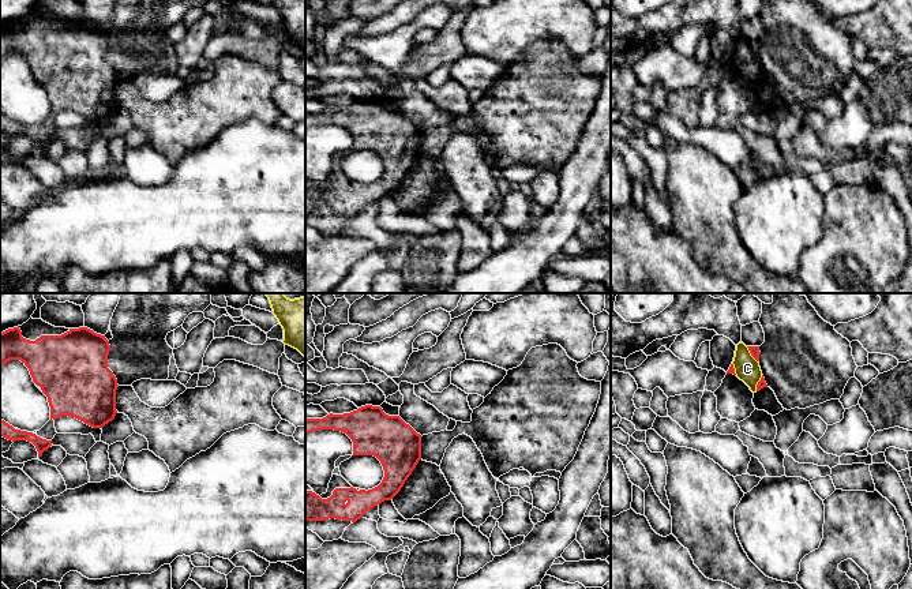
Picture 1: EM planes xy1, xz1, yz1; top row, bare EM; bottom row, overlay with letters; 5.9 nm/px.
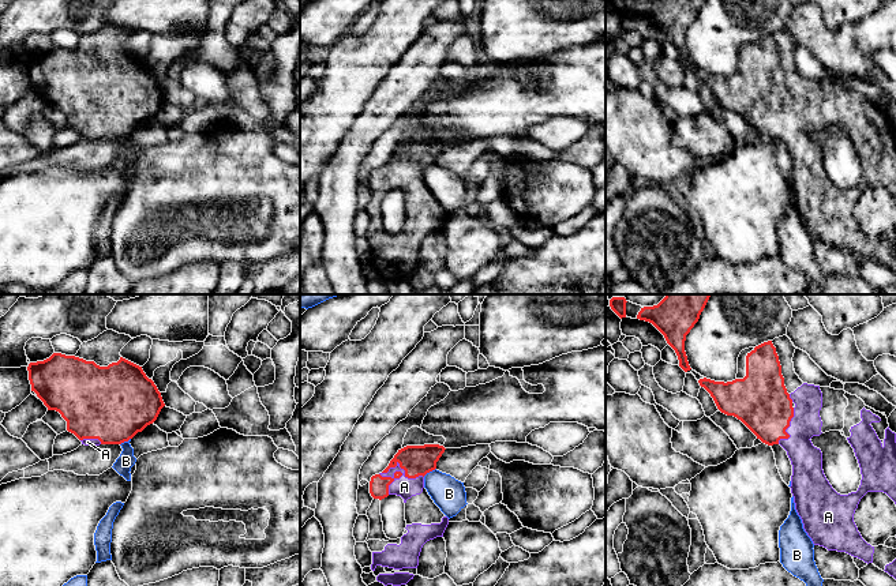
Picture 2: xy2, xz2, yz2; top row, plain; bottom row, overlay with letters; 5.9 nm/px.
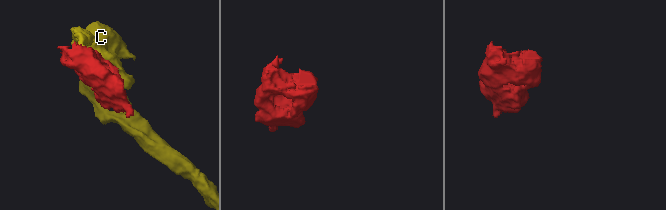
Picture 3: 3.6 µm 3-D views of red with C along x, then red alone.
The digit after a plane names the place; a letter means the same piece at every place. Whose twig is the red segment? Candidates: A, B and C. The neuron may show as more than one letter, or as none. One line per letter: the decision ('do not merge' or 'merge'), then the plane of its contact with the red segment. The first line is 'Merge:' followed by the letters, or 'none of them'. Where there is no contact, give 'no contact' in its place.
Merge: A
A: merge; contact in xz2
B: do not merge; contact in xz2
C: do not merge; contact in yz1

